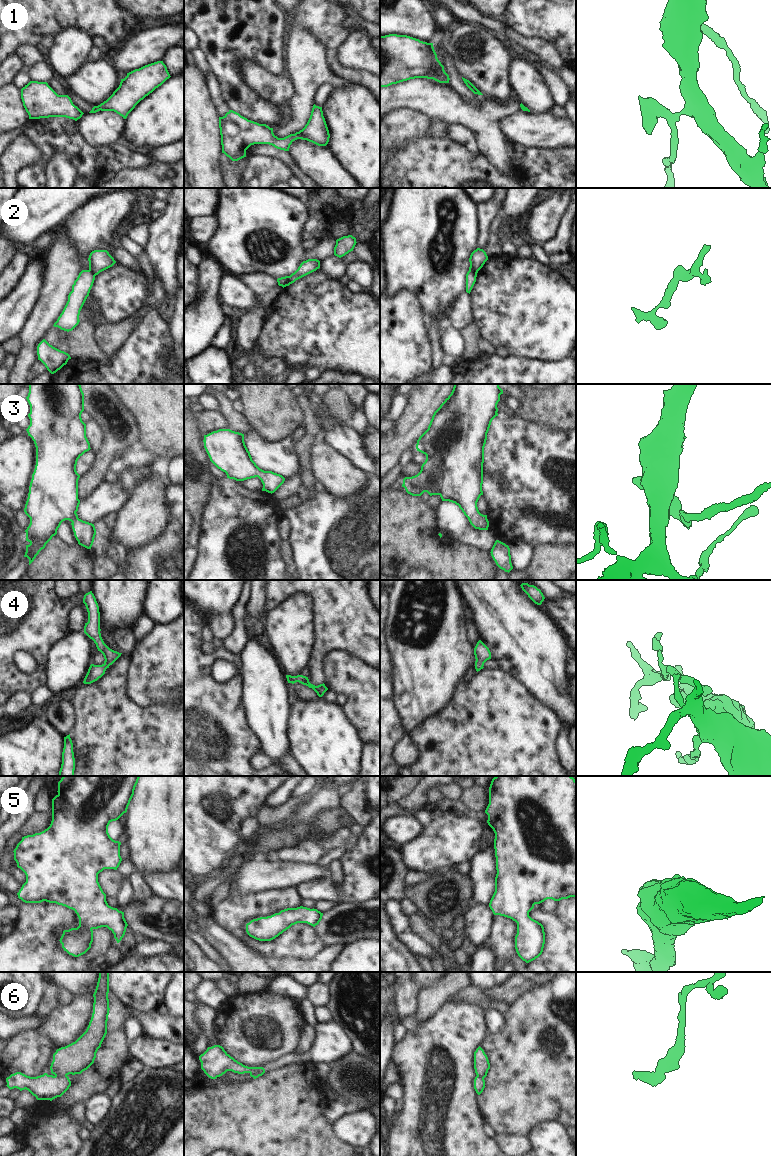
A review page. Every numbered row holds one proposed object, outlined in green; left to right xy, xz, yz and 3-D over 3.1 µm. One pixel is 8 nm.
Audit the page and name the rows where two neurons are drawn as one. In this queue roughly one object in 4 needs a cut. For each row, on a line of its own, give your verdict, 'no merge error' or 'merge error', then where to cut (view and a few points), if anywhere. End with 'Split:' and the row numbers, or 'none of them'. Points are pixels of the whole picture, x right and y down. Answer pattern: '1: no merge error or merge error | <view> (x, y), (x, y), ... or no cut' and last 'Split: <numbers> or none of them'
1: no merge error | no cut
2: merge error | xz (288, 276), (282, 286)
3: no merge error | no cut
4: no merge error | no cut
5: no merge error | no cut
6: merge error | xz (263, 1072), (256, 1071), (250, 1073)
Split: 2, 6

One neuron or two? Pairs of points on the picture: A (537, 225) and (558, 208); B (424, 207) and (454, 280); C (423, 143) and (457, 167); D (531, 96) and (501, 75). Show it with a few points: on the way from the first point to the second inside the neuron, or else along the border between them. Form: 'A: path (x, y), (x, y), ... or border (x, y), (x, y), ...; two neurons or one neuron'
A: path (542, 220), (553, 209); one neuron
B: path (425, 231), (425, 258), (428, 263), (430, 278); one neuron
C: path (431, 151), (449, 167); one neuron
D: border (512, 57), (509, 73), (511, 88); two neurons

